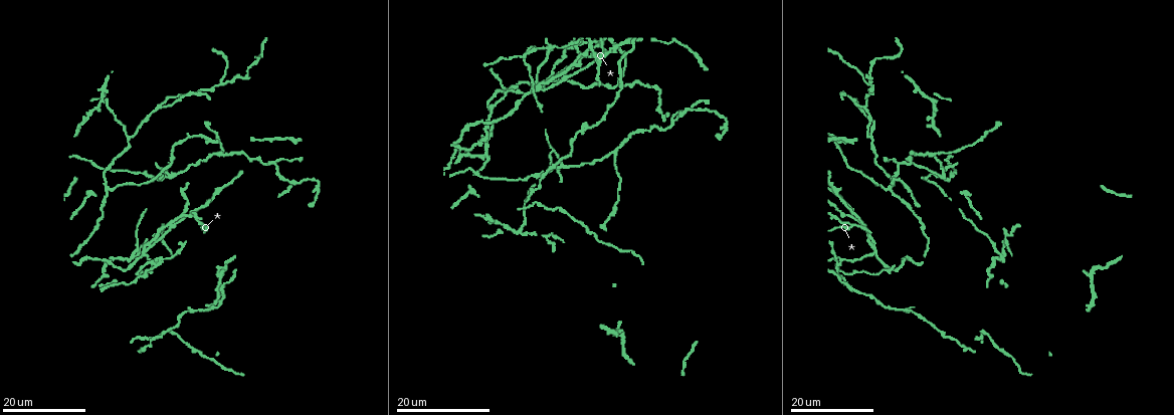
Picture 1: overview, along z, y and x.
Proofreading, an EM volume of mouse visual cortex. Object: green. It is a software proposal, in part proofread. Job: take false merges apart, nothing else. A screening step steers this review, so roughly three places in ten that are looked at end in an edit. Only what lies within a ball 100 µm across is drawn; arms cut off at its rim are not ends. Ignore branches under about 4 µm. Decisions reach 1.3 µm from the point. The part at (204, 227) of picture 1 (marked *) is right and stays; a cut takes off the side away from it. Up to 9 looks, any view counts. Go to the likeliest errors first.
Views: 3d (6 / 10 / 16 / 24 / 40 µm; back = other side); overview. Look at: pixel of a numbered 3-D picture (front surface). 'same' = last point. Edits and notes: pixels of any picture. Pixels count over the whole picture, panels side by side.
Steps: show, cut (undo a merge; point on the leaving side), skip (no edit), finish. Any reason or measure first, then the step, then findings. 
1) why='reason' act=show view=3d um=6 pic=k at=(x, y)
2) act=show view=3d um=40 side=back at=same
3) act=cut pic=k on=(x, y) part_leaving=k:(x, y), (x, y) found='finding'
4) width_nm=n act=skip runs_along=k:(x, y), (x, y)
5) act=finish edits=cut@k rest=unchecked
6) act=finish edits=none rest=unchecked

why='four-way junction' act=show view=3d um=16 pic=1 at=(874, 253)

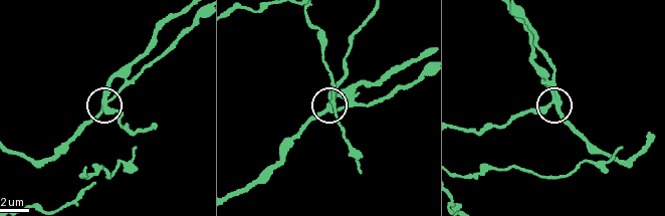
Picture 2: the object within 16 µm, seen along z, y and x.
act=show view=3d um=10 pic=2 at=(555, 104)

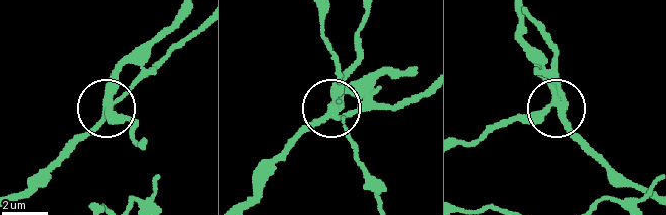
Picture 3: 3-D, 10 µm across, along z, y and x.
width_nm=280 act=skip runs_along=3:(519, 17), (521, 40), (558, 86), (560, 103), (498, 127) found='one neuron here'

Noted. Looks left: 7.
why='side arm on a straight run' act=show view=3d um=24 pic=1 at=(495, 105)

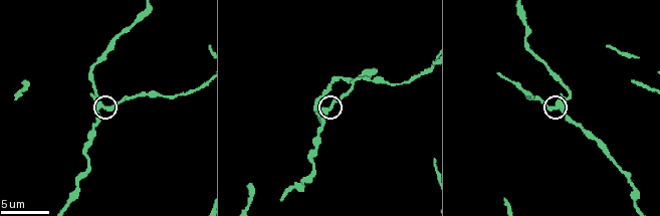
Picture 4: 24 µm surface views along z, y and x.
act=show view=3d um=10 pic=4 at=(555, 106)

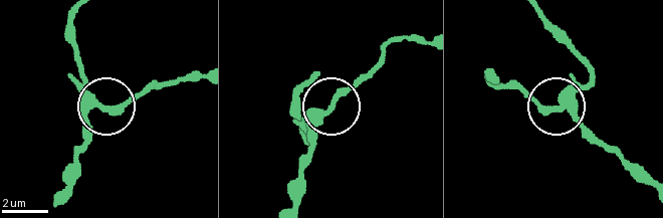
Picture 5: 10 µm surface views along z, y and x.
arms=3 act=skip runs_along=5:(63, 197), (86, 116), (103, 104), (86, 87), (80, 66) found='all the same neuron'

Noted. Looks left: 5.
why='three arms meet' act=show view=3d um=24 pic=1 at=(134, 257)

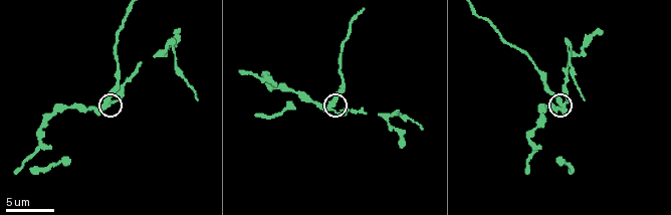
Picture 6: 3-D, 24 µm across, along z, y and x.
why='closer look' act=show view=3d um=10 pic=6 at=(331, 111)

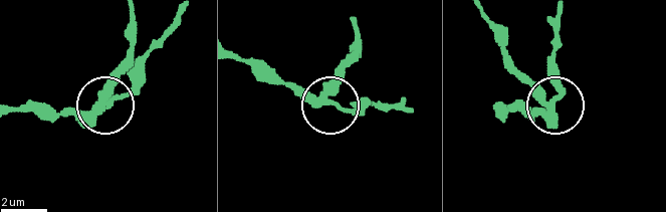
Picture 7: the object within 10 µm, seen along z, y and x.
side_arm_um=18 act=cut pic=7 on=(338, 88) part_leaving=7:(94, 111), (127, 60), (129, 14) found='a second neuron is stuck on'

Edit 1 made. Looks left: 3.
why='see it whole again' act=show view=overview

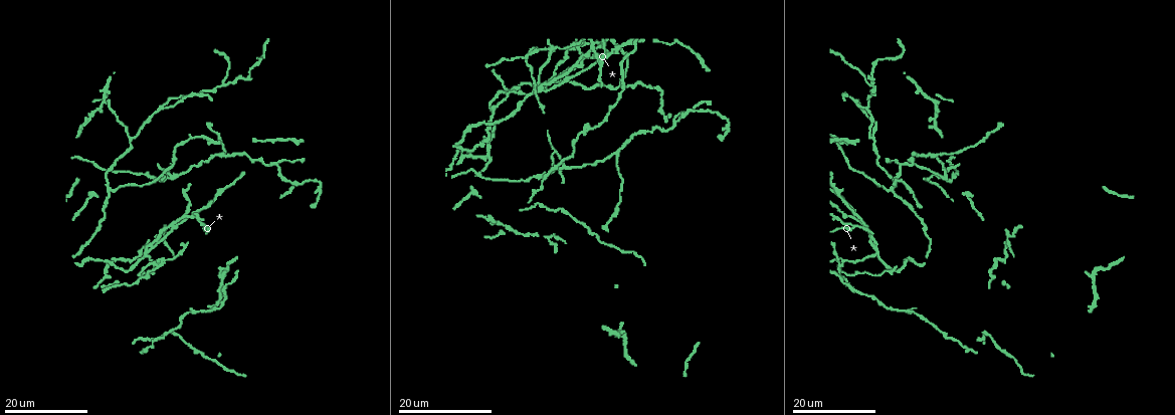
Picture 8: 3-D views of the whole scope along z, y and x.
why='three arms meet' act=show view=3d um=16 pic=8 at=(616, 153)

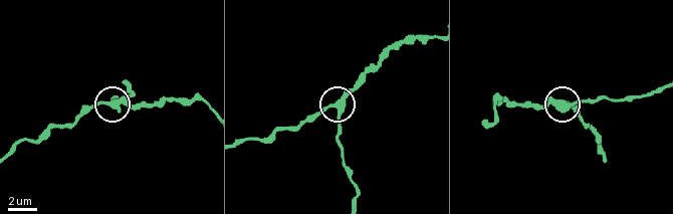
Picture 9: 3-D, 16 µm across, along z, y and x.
act=show view=3d um=6 pic=9 at=(342, 109)

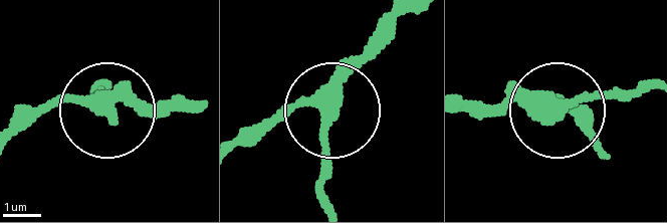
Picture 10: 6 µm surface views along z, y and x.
act=skip runs_along=10:(598, 142), (549, 102), (569, 109), (608, 93), (643, 93) found='all the same neuron'

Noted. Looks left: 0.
act=finish edits=cut@7 rest=unchecked

